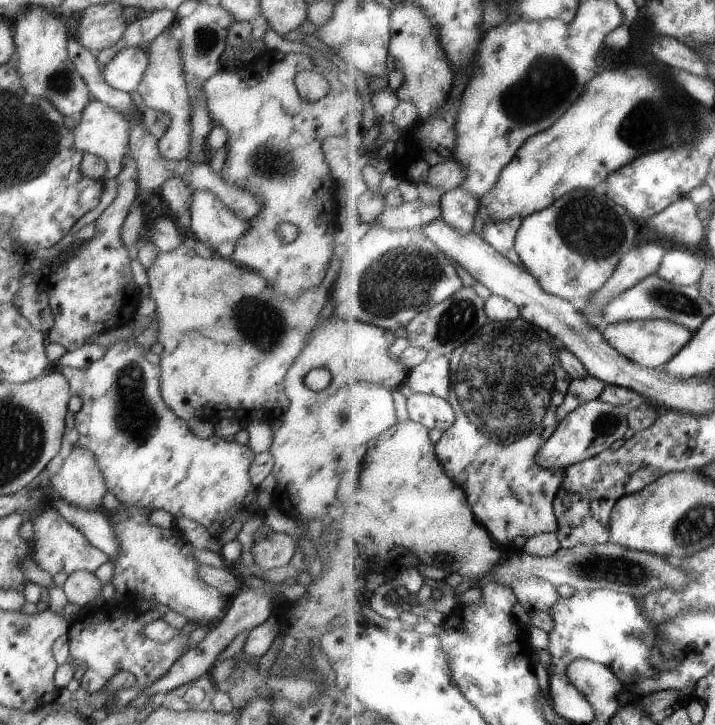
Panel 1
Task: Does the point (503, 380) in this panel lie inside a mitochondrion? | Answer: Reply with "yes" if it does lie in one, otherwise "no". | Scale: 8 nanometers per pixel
yes

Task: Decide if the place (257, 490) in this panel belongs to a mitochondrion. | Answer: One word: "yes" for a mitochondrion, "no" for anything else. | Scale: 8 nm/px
no

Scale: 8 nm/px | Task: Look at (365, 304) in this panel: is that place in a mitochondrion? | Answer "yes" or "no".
yes

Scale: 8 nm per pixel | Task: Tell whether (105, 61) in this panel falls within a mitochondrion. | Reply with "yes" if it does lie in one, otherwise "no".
no

